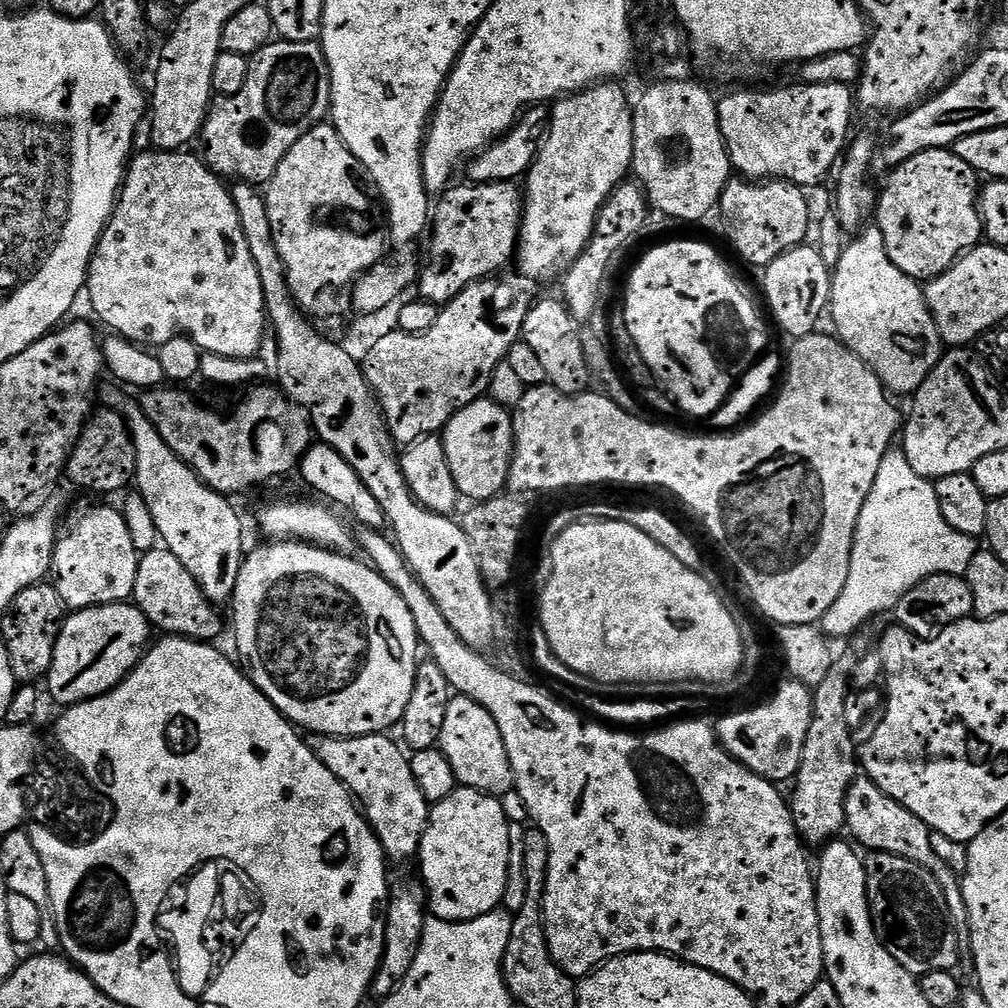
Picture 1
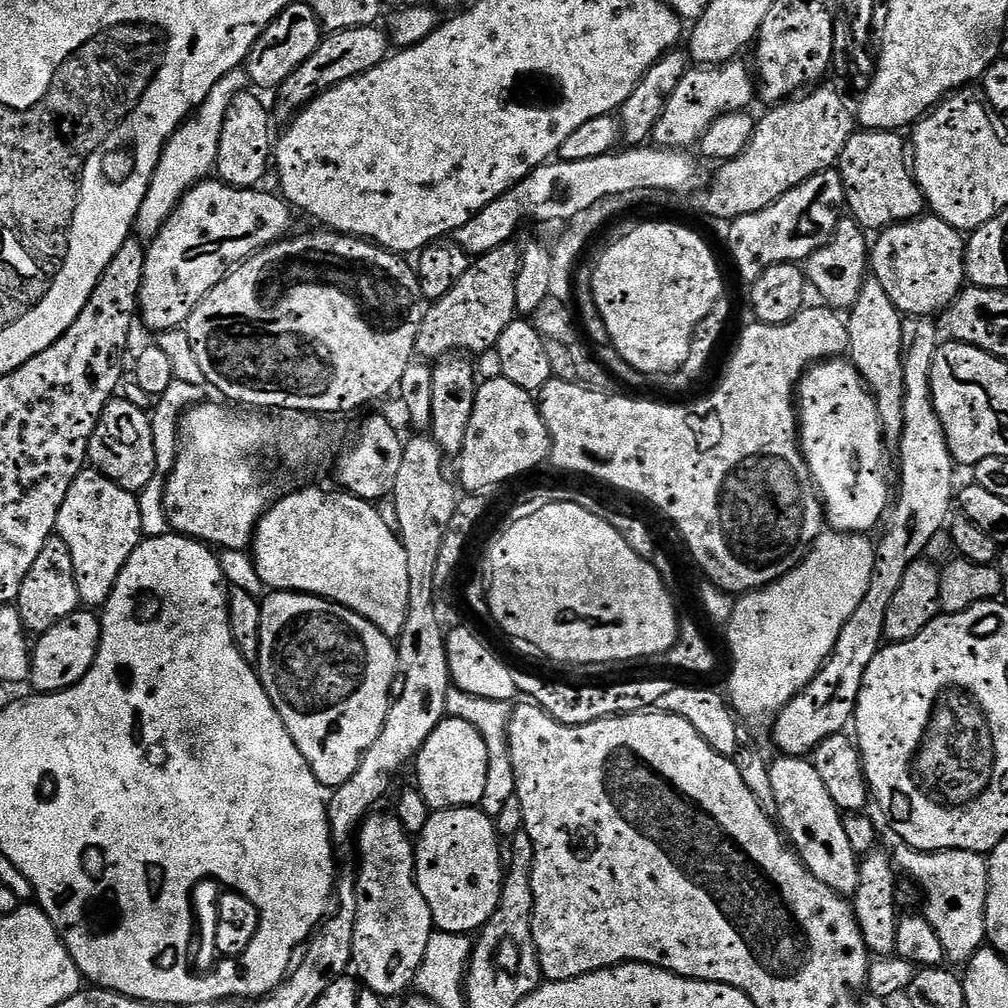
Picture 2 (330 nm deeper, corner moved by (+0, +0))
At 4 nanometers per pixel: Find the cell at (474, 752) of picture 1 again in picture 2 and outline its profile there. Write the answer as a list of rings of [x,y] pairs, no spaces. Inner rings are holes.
[[[451,715],[443,719],[417,752],[415,766],[415,787],[426,798],[429,809],[471,808],[482,804],[490,774],[490,754],[487,742],[470,722]]]

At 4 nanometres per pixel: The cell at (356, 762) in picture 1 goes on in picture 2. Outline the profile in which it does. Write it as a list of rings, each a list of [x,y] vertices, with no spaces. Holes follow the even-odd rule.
[[[380,811],[365,816],[358,829],[360,888],[352,963],[355,975],[367,991],[391,998],[413,987],[426,958],[434,925],[432,911],[416,880],[417,845],[399,815],[387,816]]]

